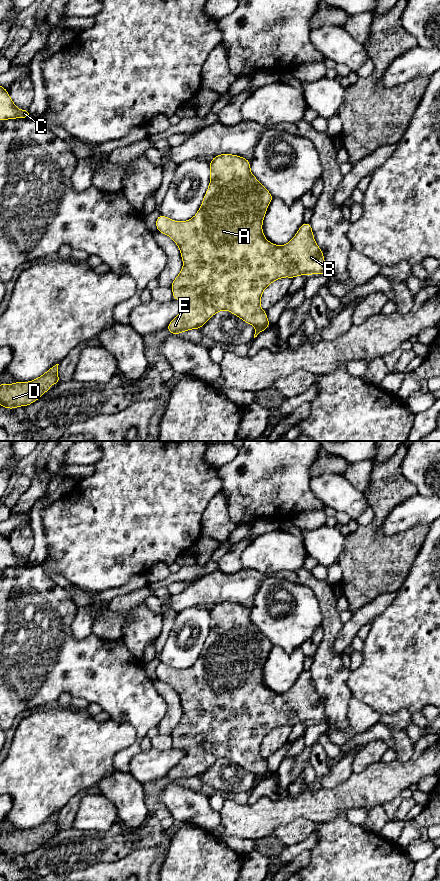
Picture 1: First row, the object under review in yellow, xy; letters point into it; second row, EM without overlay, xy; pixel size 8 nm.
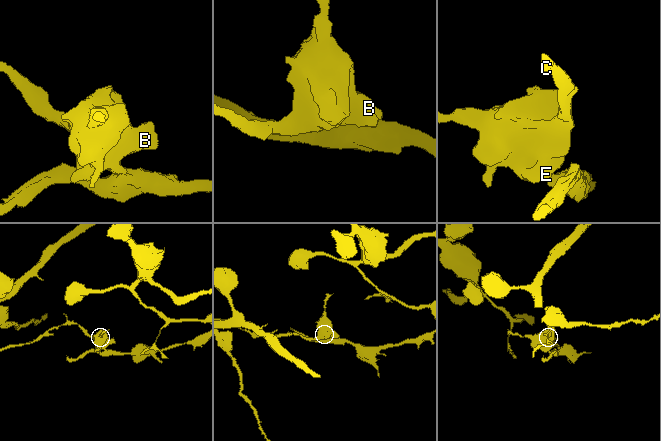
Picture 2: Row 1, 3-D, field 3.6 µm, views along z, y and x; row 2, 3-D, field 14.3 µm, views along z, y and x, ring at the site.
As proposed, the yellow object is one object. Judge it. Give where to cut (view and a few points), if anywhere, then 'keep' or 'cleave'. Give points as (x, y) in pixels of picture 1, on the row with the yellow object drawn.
cut in xy along (268, 325), (256, 328); cleave

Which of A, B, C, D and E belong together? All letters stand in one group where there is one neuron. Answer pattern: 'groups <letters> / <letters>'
groups A B C E / D

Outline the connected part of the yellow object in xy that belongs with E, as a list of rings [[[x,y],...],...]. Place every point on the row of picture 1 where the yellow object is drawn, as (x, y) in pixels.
[[[220,154],[209,163],[210,184],[196,215],[187,221],[174,221],[159,215],[156,228],[169,236],[180,249],[183,267],[171,284],[173,299],[184,303],[182,311],[168,324],[170,334],[180,334],[191,329],[200,329],[209,318],[219,311],[228,310],[255,328],[270,326],[266,311],[260,306],[263,291],[280,278],[295,278],[299,275],[326,274],[327,268],[322,250],[315,242],[309,223],[304,223],[295,236],[285,245],[269,242],[263,233],[262,224],[273,196],[251,173],[250,161],[237,155]]]

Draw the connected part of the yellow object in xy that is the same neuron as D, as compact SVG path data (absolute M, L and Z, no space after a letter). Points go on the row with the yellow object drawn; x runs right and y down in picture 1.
M58 365L51 367L42 376L29 382L0 384L0 406L8 409L28 406L42 397L43 392L50 392L51 384L60 382Z

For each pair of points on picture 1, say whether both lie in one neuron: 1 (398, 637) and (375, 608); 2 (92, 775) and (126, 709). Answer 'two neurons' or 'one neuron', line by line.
1: two neurons
2: two neurons

